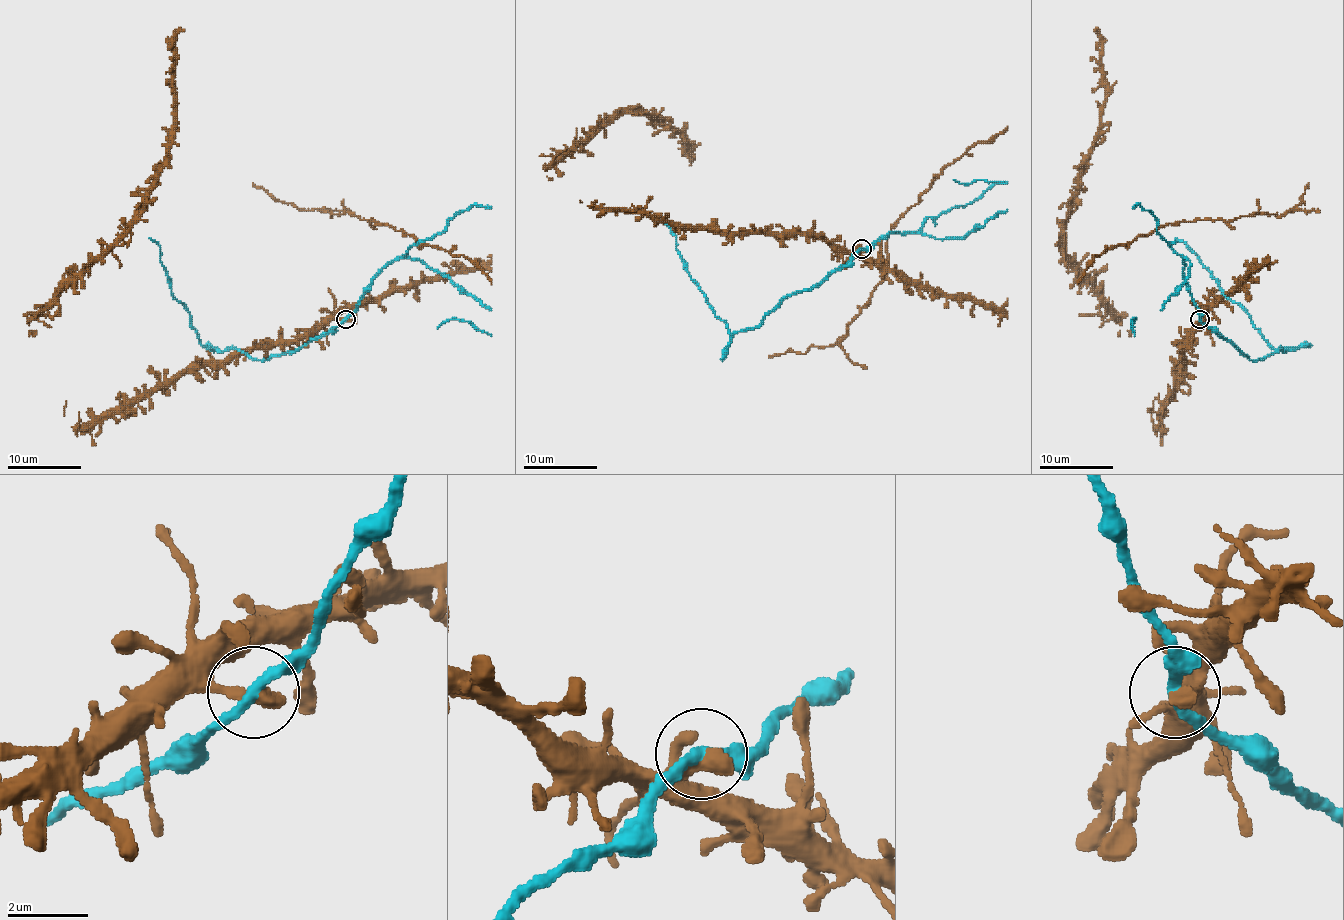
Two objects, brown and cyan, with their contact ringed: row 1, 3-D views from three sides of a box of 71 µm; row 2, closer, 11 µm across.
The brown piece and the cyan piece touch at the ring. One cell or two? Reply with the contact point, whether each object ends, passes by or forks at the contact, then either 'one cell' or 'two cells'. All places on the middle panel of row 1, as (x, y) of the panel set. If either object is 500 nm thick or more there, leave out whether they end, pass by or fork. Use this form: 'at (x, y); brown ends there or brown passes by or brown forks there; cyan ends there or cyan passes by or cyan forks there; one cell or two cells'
at (861, 249); brown ends there; cyan passes by; two cells

